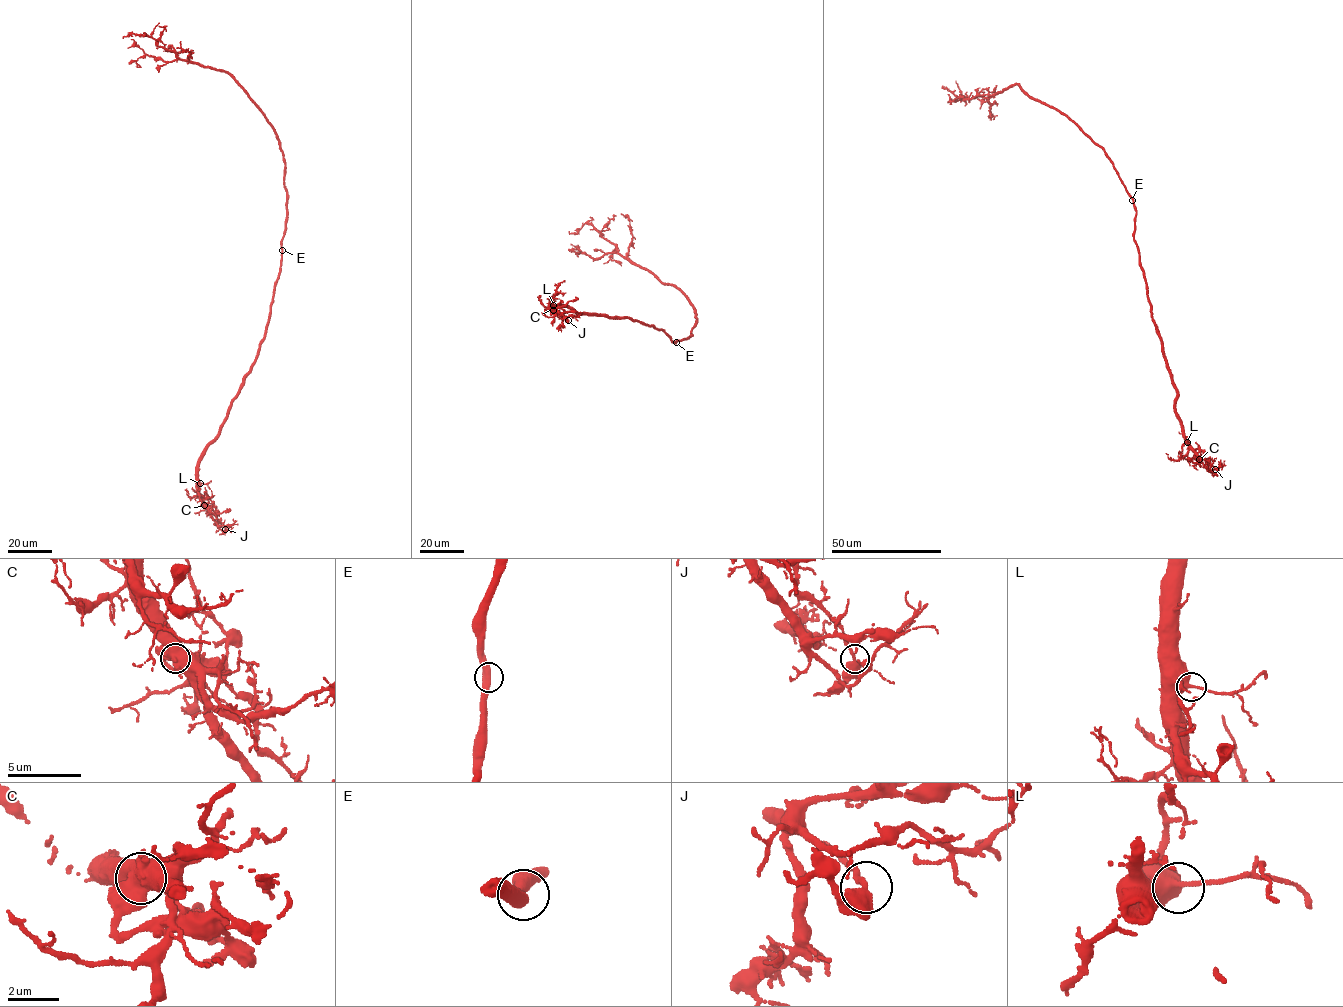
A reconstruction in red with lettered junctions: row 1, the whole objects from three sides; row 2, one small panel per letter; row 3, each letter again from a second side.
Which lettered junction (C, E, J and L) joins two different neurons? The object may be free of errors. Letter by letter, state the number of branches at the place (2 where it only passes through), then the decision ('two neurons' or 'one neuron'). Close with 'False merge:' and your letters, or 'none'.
C: 2 | two neurons
E: 2 | one neuron
J: 2 | one neuron
L: 2 | one neuron
False merge: C

